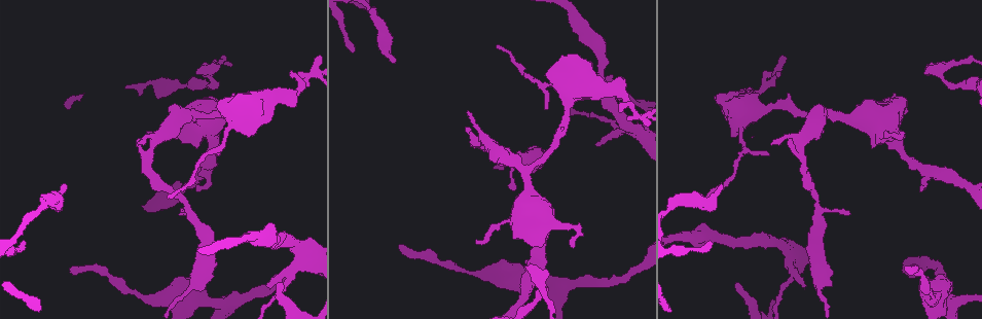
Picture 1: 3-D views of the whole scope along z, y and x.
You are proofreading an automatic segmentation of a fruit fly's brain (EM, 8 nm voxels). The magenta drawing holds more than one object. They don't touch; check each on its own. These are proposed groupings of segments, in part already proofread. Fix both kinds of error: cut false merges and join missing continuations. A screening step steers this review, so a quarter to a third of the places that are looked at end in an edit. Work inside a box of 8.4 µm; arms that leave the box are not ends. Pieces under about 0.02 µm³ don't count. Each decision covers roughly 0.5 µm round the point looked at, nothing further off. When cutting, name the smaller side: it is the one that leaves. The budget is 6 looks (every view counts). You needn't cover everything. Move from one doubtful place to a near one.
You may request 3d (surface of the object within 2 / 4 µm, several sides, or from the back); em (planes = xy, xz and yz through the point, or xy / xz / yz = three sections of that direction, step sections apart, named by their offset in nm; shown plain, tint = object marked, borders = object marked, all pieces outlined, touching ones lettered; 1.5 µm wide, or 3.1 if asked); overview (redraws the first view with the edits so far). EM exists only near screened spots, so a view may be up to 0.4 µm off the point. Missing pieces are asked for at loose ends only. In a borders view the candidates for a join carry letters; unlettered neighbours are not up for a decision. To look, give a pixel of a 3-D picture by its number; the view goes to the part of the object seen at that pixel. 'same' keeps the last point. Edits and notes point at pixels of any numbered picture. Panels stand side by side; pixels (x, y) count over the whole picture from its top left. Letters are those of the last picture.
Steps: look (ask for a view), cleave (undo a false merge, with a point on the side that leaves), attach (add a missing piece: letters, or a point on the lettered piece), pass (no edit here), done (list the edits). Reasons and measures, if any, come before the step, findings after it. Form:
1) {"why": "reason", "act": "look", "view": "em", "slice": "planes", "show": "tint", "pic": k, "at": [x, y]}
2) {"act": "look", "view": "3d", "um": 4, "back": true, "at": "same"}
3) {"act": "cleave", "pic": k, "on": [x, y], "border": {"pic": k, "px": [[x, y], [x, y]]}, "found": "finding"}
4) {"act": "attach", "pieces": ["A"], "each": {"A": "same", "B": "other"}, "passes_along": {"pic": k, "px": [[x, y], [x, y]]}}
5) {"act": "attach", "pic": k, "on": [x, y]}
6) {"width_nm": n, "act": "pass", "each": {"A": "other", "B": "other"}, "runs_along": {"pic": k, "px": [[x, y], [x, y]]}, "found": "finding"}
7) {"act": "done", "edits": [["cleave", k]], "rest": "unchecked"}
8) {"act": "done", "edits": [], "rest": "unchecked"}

{"why": "an open end", "act": "look", "view": "3d", "um": 4, "pic": 1, "at": [738, 282]}

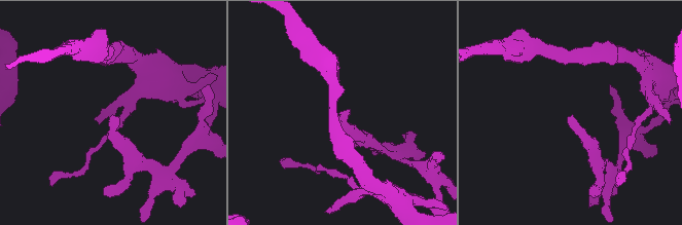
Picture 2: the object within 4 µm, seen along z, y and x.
{"act": "look", "view": "em", "slice": "xz", "step": 8, "show": "borders", "pic": 2, "at": [111, 116]}

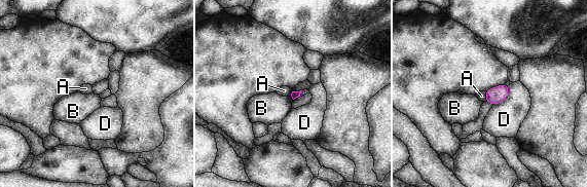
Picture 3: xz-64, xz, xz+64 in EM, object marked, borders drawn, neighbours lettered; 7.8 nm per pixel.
{"act": "look", "view": "em", "slice": "planes", "show": "borders", "at": "same"}

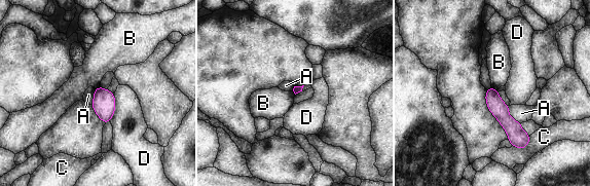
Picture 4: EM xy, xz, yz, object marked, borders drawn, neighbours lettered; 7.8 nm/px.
{"act": "pass", "each": {"A": "other", "B": "other", "C": "other", "D": "other"}, "found": "no lettered piece goes on from it"}

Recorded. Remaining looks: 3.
{"why": "thin end", "act": "look", "view": "em", "slice": "xy", "step": 4, "show": "tint", "pic": 1, "at": [497, 47]}

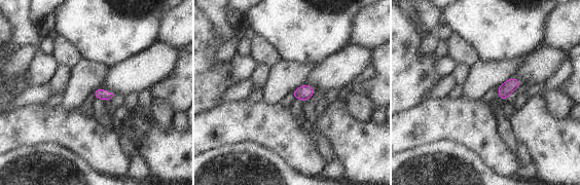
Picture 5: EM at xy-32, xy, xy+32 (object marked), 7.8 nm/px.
{"why": "cut it another way", "act": "look", "view": "em", "slice": "planes", "show": "borders", "at": "same"}

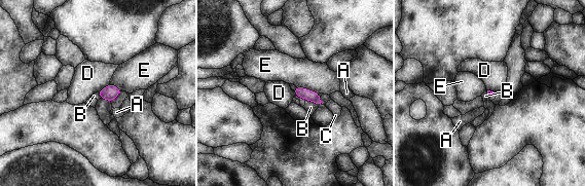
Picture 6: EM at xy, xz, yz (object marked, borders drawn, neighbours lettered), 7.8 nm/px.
{"act": "pass", "each": {"A": "other", "B": "other", "C": "other", "D": "other", "E": "other"}, "found": "no lettered piece goes on from it"}

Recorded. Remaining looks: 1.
{"act": "done", "edits": [], "rest": "unchecked"}

